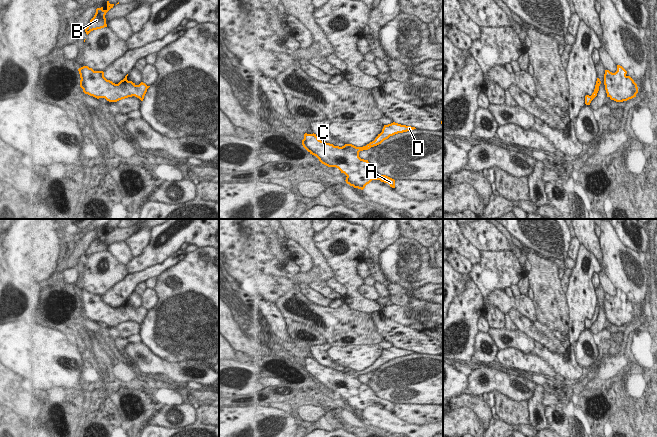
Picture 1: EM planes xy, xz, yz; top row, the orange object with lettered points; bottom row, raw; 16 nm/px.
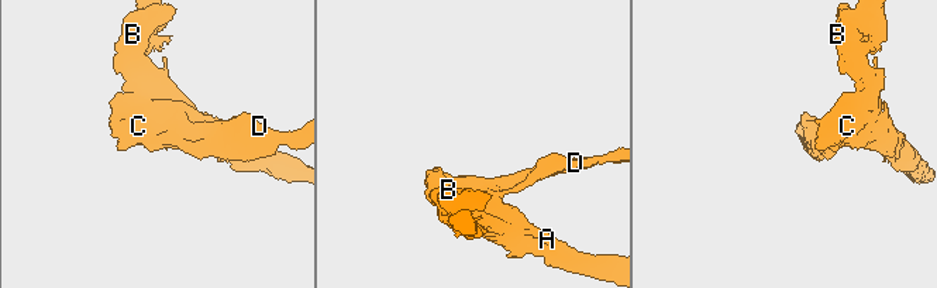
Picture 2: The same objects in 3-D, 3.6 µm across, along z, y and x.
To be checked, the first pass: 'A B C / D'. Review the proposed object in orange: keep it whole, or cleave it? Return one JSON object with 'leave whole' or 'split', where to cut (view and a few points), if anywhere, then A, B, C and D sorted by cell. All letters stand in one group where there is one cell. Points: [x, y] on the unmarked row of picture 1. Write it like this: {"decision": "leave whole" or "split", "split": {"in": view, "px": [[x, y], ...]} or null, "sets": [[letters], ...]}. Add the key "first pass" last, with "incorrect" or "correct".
{"decision": "leave whole", "split": null, "sets": [["A", "B", "C", "D"]], "first pass": "incorrect"}

